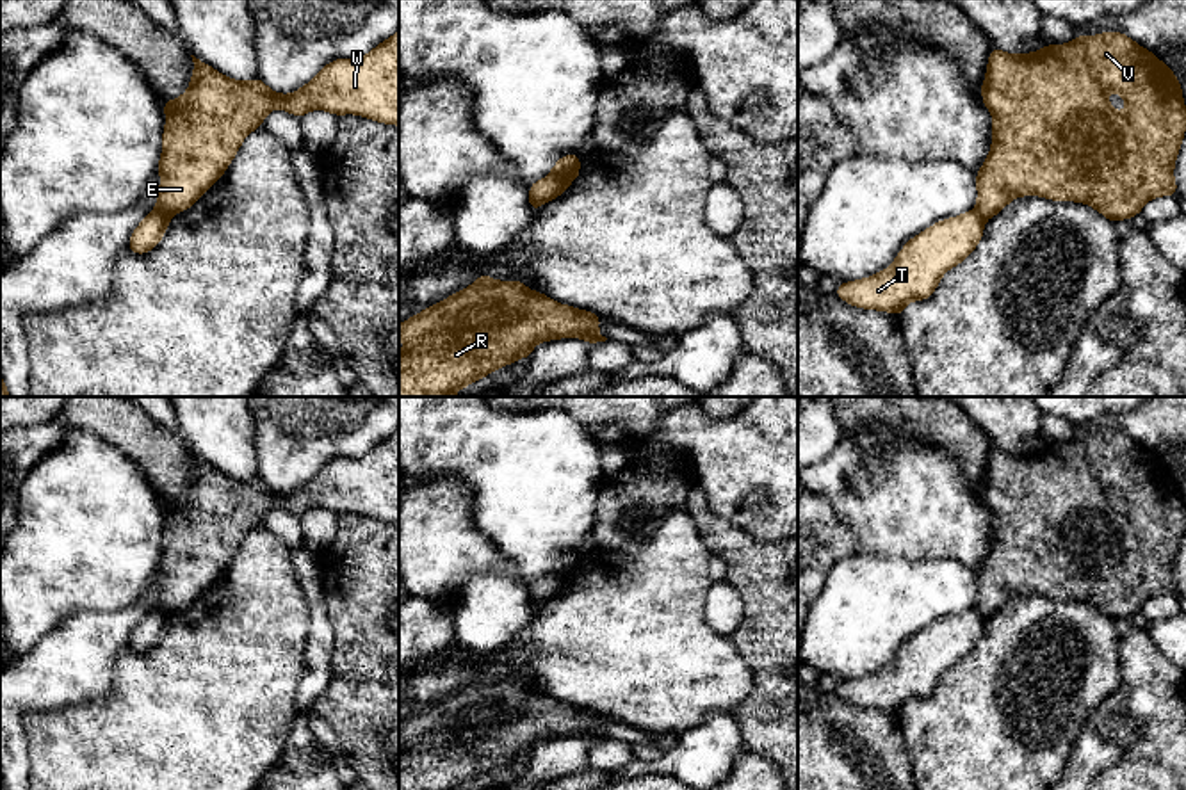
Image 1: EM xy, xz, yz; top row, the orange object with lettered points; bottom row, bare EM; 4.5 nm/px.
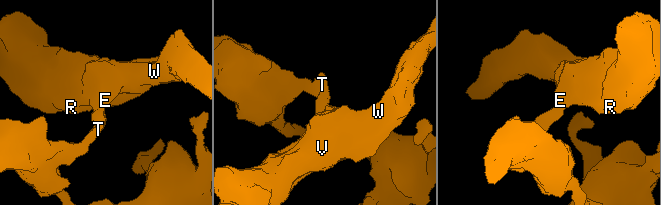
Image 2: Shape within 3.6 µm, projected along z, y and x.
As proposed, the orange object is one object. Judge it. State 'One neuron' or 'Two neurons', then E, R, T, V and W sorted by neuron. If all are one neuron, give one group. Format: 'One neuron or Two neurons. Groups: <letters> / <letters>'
Two neurons. Groups: E R V W / T

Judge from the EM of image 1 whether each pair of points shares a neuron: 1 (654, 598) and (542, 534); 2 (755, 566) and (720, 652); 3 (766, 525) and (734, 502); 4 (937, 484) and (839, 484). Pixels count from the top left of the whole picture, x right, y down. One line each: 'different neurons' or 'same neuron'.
1: different neurons
2: different neurons
3: same neuron
4: same neuron

